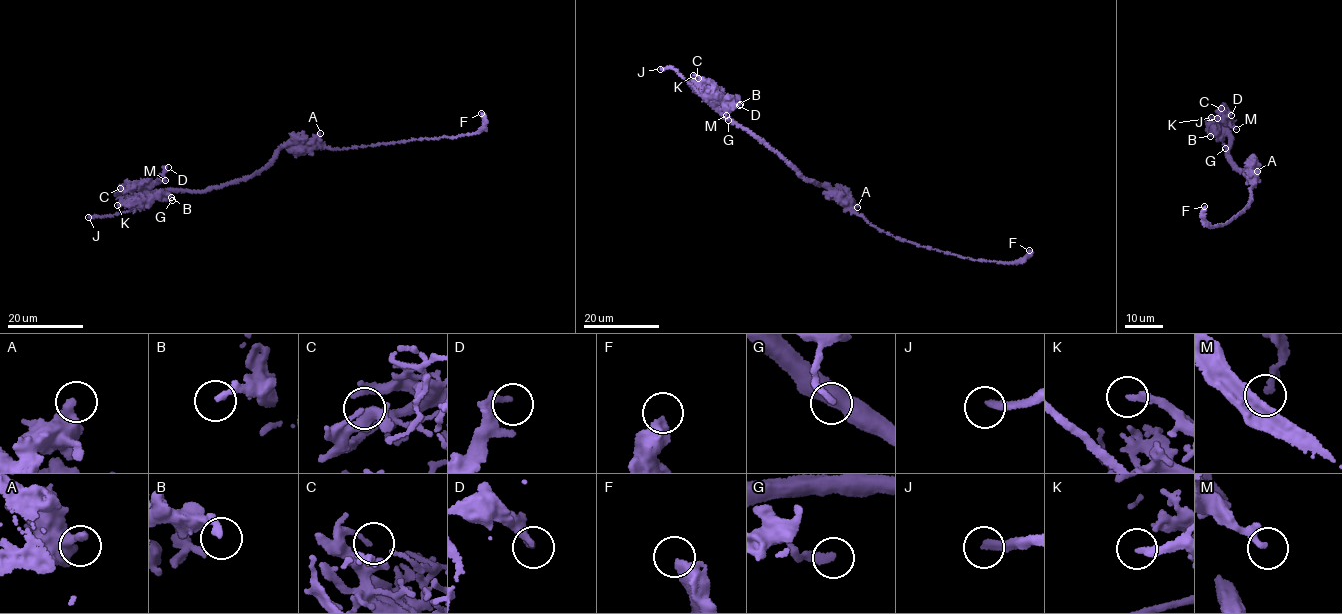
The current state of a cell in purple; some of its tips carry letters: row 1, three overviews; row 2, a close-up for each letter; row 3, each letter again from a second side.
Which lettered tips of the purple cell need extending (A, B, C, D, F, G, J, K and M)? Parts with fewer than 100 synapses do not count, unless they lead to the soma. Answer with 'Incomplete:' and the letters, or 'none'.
Incomplete: J

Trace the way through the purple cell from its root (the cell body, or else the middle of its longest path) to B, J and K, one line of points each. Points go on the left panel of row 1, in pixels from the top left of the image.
B: (296, 143), (286, 145), (275, 159), (247, 177), (202, 191), (168, 189), (151, 197), (163, 194), (171, 197)
J: (296, 143), (286, 145), (275, 159), (247, 177), (202, 191), (171, 188), (159, 191), (135, 209), (88, 217)
K: (296, 143), (286, 145), (275, 159), (247, 177), (202, 191), (168, 189), (146, 203), (129, 200), (117, 205)

